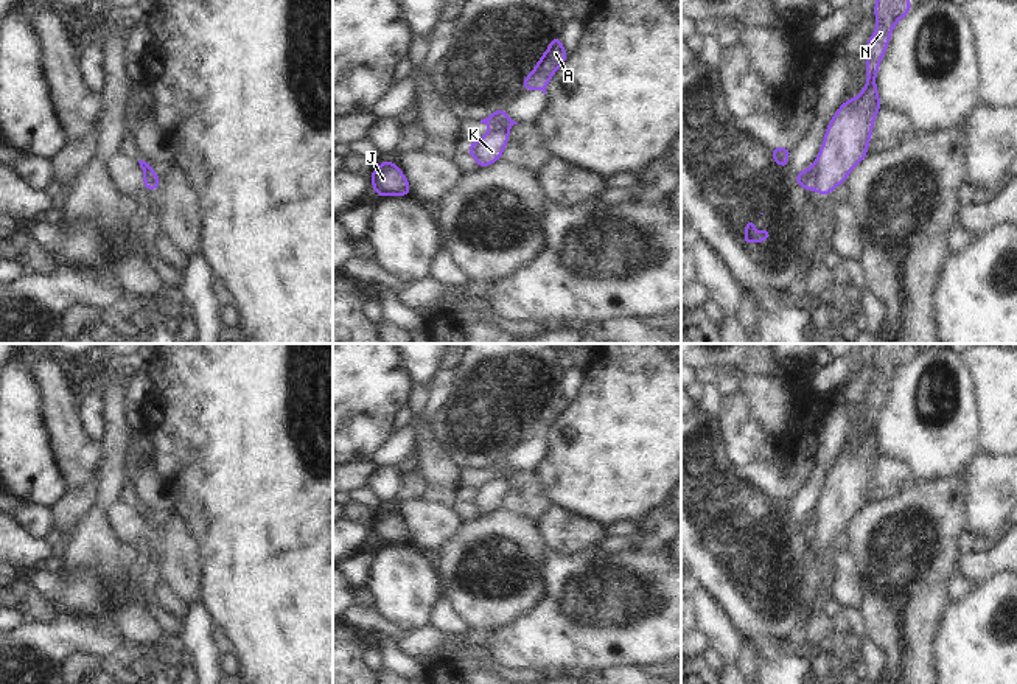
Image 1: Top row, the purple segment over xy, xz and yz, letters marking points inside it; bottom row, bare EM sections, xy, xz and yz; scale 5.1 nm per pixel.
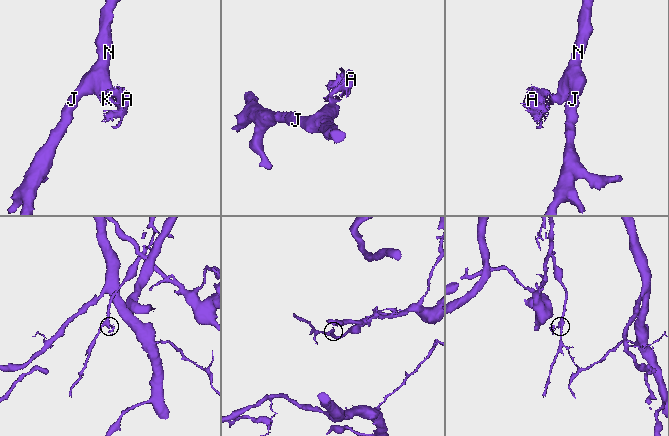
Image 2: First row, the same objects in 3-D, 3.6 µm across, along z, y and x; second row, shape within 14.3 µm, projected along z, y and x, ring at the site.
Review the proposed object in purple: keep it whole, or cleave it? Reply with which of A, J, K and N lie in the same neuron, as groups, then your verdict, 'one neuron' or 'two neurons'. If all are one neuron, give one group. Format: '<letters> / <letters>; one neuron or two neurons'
A / J K N; two neurons

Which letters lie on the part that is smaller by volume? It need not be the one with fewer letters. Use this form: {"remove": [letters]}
{"remove": ["A"]}

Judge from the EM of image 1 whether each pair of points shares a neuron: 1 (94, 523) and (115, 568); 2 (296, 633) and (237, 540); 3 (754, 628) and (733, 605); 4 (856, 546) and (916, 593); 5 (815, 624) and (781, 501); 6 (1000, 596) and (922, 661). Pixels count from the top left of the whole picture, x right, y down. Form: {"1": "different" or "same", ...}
{"1": "same", "2": "same", "3": "same", "4": "same", "5": "different", "6": "different"}

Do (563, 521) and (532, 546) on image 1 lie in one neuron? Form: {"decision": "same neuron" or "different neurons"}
{"decision": "different neurons"}

